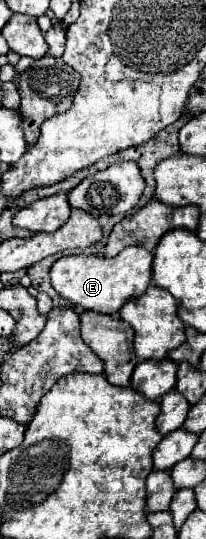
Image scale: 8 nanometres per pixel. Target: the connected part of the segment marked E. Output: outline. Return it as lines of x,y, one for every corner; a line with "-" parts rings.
129,246
113,258
83,256
83,254
61,256
51,266
51,284
63,298
67,298
77,308
103,314
117,314
125,302
141,296
149,288
151,262
153,254
139,246

